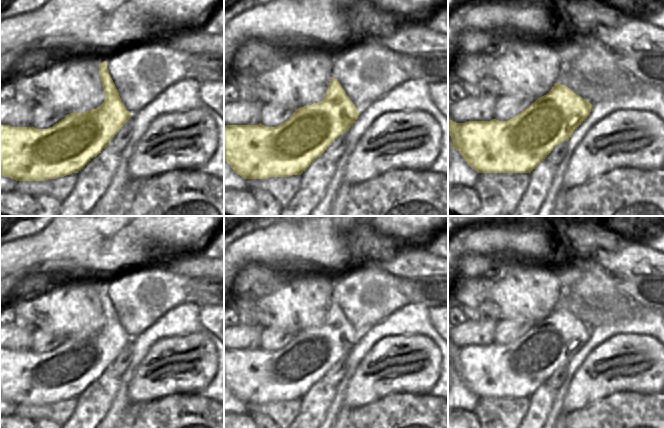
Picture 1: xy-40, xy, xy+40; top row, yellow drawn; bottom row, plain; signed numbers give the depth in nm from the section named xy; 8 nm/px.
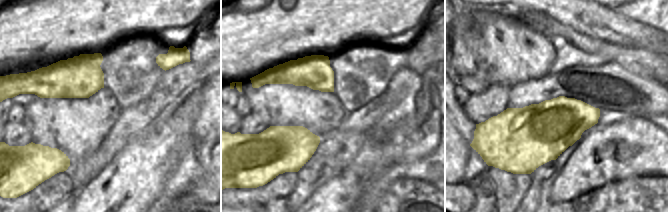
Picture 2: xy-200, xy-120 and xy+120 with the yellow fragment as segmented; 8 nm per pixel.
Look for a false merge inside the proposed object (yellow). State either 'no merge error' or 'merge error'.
merge error

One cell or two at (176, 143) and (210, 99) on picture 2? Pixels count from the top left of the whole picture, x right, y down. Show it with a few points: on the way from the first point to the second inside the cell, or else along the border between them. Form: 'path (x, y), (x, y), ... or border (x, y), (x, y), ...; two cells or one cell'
path (183, 132), (205, 110); one cell

